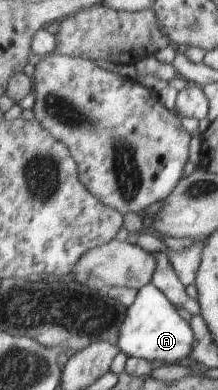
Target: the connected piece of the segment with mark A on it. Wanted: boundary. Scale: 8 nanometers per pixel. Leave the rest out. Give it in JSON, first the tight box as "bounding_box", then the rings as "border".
{"bounding_box":[117,283,193,364],"border":[[[150,283],[139,289],[139,296],[128,307],[123,326],[119,330],[117,346],[129,357],[147,359],[155,363],[179,364],[185,358],[192,358],[193,328],[191,322],[181,318],[175,304],[155,285]]]}

